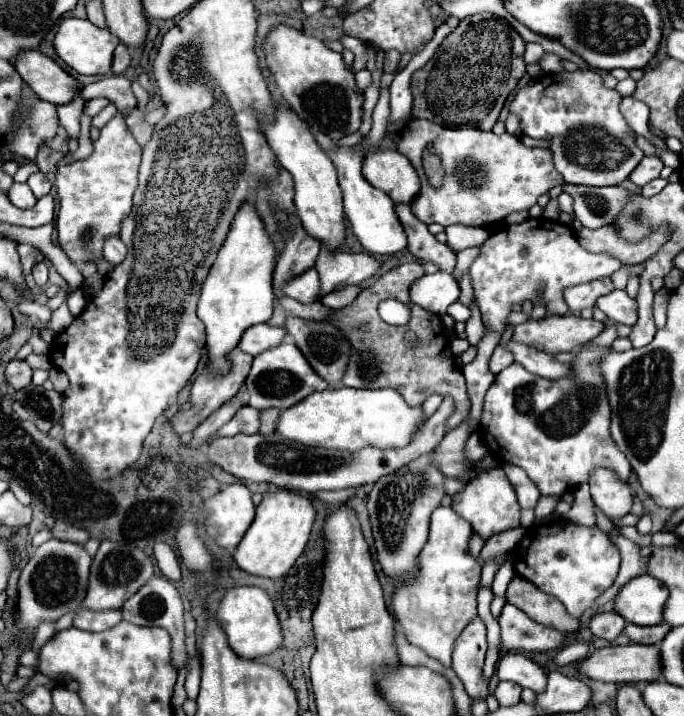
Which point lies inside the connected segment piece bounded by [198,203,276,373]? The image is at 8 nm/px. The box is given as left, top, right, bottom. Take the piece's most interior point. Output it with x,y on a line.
238,293

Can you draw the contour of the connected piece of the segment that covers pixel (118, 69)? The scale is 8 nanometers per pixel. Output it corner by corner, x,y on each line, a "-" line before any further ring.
120,43
120,45
116,47
116,51
114,51
112,71
114,71
116,75
120,75
120,73
124,73
124,71
128,69
128,65
130,65
130,51
128,51
128,47
126,47
124,43

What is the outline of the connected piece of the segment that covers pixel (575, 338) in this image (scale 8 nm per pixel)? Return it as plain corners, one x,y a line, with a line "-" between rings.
548,315
544,319
530,319
514,327
512,339
544,353
556,355
562,351
574,351
590,343
604,331
604,323
594,319
582,319
578,315

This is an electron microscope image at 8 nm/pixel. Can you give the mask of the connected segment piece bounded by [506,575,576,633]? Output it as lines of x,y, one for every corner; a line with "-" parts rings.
515,575
510,581
506,599
518,609
524,609
524,613
538,623
550,625
562,633
576,631
576,617
572,617
556,597
542,593
536,585
521,576

